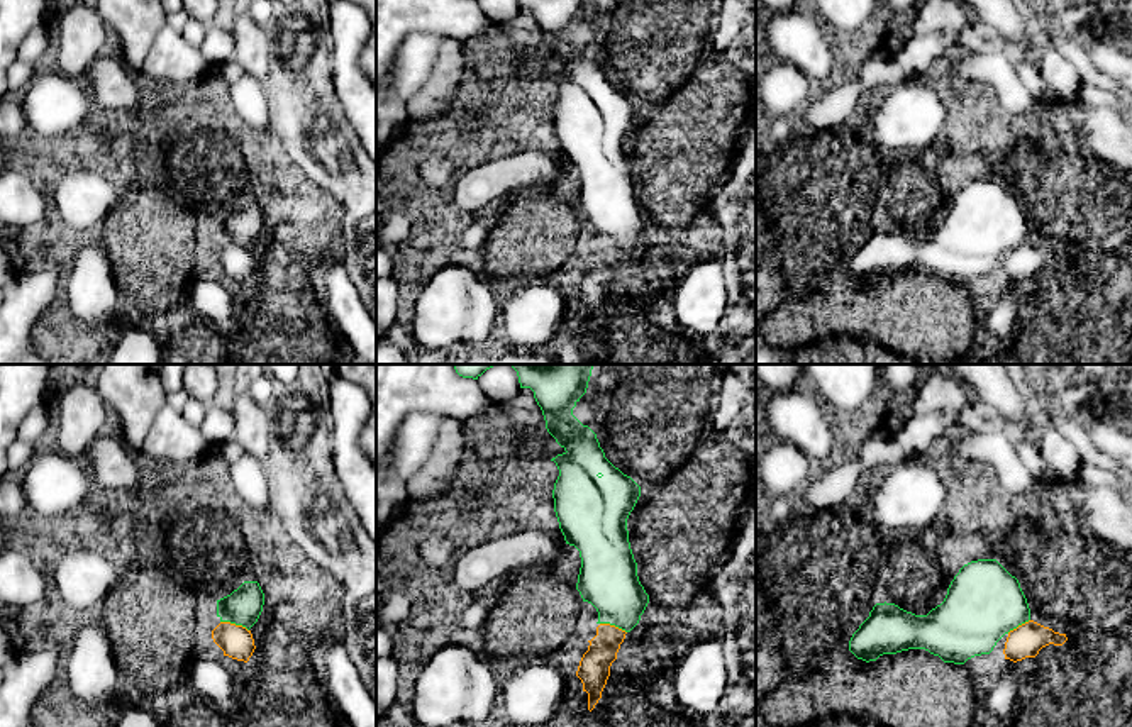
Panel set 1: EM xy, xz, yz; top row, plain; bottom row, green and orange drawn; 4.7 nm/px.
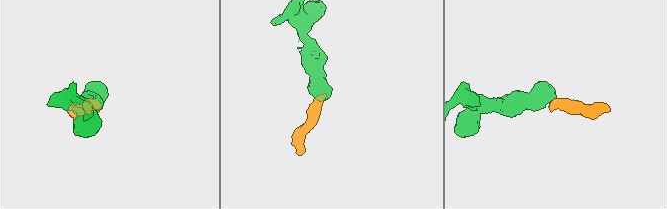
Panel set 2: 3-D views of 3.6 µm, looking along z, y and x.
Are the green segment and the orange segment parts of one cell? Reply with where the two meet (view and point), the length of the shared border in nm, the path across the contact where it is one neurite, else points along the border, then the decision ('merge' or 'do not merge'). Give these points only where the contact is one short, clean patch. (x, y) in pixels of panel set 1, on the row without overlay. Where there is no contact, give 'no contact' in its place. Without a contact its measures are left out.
xy (234, 243) | 140 nm | across xy (243, 227), (234, 243), (236, 261) | merge

